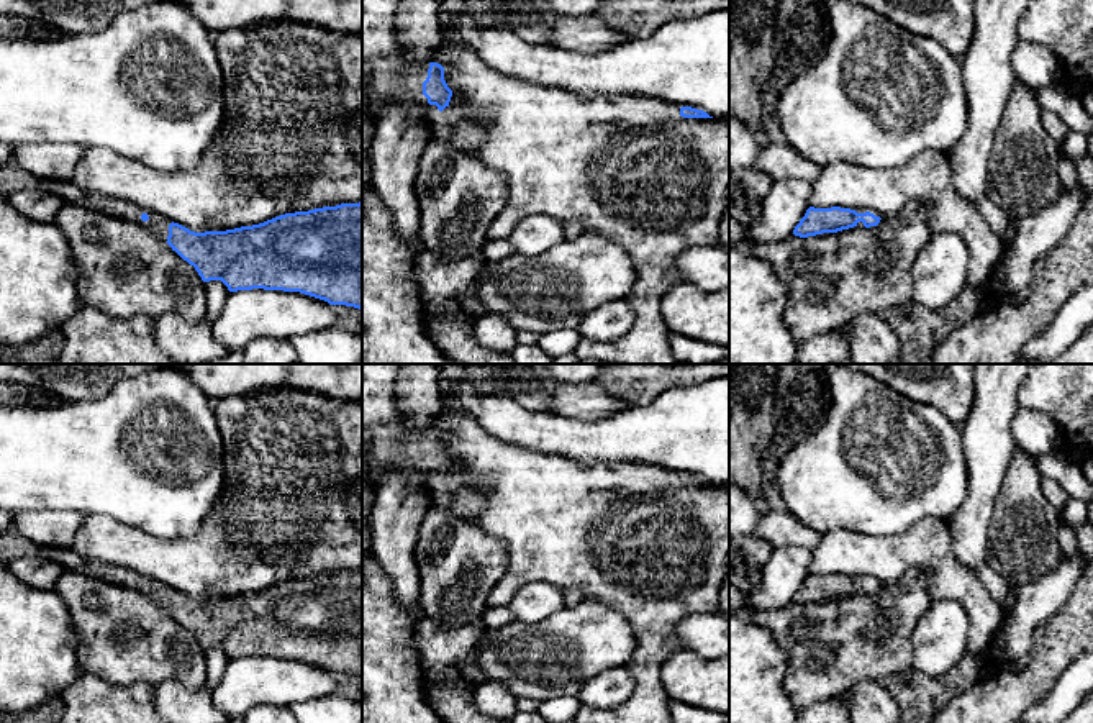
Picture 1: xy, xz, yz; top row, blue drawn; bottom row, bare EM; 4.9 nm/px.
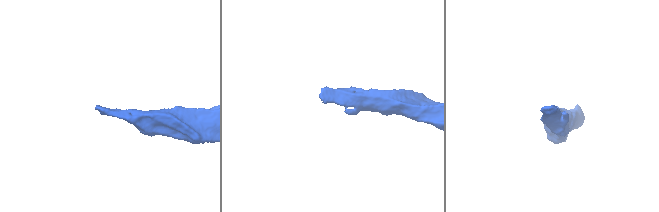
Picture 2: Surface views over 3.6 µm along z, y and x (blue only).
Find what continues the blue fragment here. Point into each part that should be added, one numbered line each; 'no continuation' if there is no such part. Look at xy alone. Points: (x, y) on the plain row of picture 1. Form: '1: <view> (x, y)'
1: xy (12, 545)

